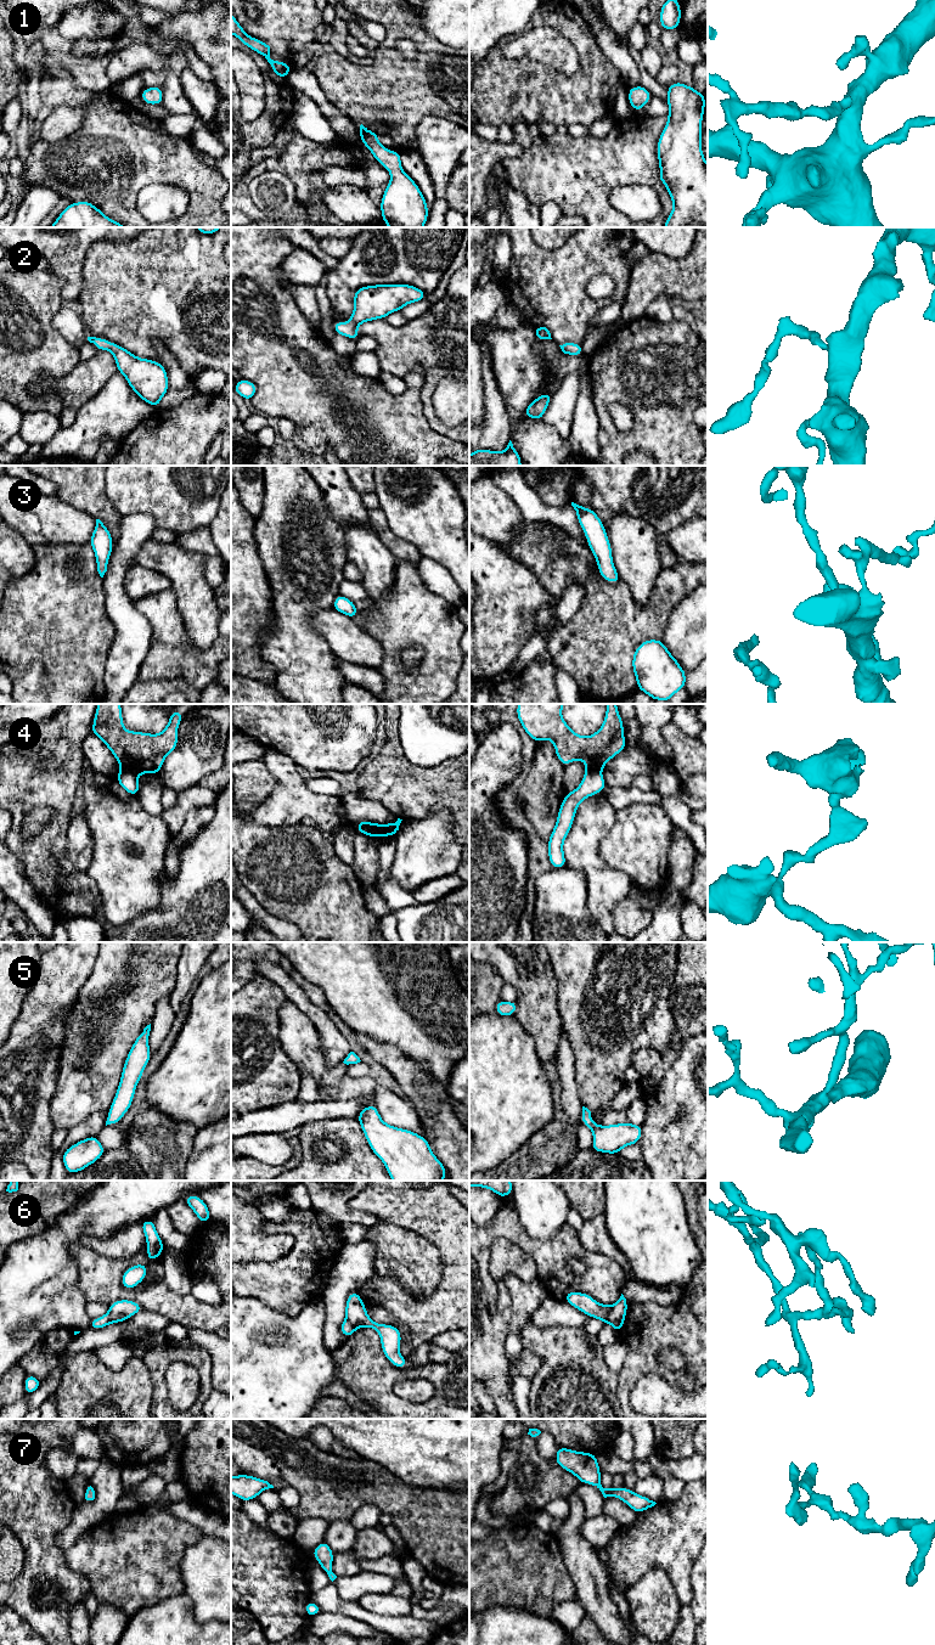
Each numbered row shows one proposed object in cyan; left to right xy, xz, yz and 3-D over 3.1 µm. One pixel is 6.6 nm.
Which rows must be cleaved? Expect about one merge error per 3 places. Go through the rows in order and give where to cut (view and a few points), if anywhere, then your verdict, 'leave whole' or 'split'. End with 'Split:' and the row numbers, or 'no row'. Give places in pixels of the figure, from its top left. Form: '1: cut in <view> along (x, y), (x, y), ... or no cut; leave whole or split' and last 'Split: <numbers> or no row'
1: no cut; leave whole
2: no cut; leave whole
3: no cut; leave whole
4: cut in xy along (120, 769), (129, 770), (136, 776); split
5: no cut; leave whole
6: cut in yz along (612, 1306), (604, 1322); split
7: no cut; leave whole
Split: 4, 6

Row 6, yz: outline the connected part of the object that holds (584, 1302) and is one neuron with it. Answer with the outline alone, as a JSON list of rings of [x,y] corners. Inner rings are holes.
[[[568,1291],[564,1300],[580,1312],[606,1323],[612,1306],[598,1303],[588,1294]]]

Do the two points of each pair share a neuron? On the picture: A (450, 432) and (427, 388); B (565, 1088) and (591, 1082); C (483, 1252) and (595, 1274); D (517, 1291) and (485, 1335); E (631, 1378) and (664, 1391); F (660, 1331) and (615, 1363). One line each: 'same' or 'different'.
A: same
B: different
C: same
D: different
E: different
F: different

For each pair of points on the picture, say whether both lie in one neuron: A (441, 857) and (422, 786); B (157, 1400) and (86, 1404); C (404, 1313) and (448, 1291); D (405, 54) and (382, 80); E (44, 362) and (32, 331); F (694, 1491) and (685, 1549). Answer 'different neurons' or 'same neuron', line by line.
A: different neurons
B: different neurons
C: same neuron
D: different neurons
E: same neuron
F: same neuron

